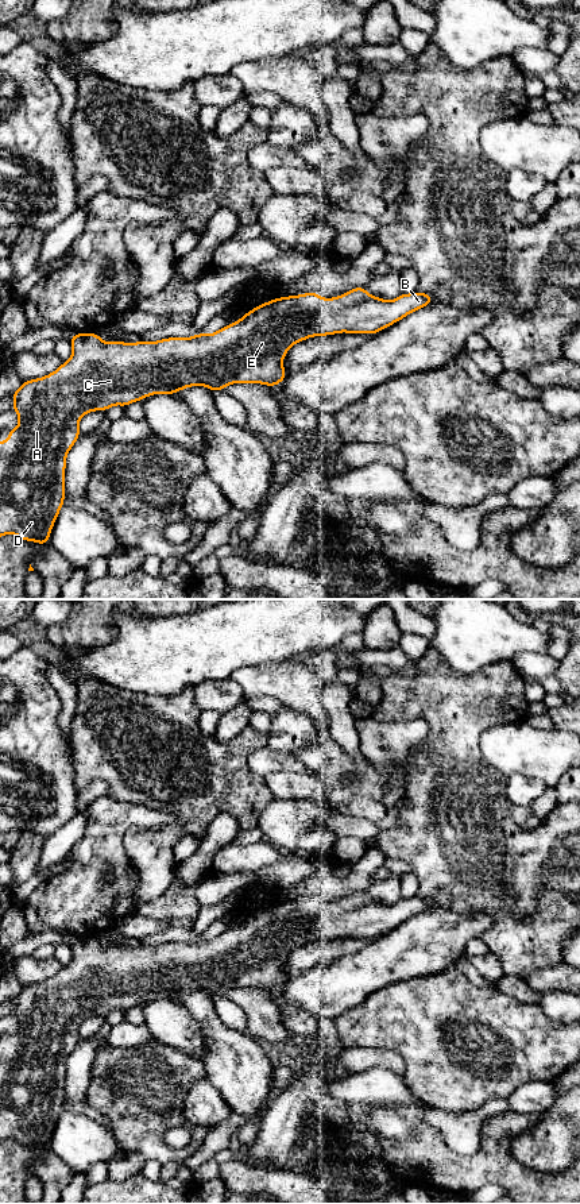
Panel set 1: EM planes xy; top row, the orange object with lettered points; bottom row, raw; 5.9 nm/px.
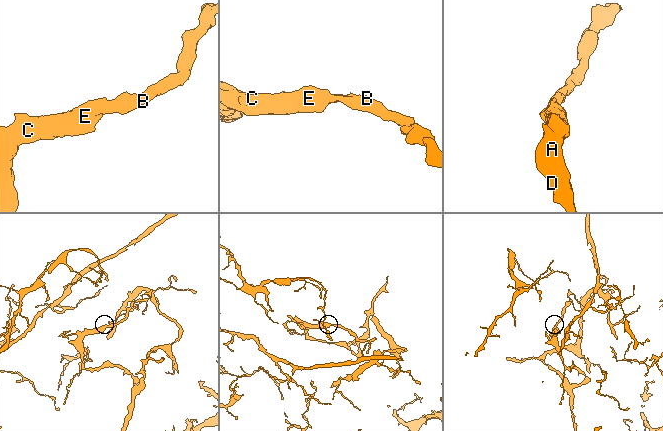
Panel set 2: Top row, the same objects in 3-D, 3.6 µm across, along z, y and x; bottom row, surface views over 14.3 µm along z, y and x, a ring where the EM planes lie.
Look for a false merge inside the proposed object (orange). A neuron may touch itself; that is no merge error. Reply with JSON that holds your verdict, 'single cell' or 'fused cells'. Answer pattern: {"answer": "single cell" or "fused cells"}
{"answer": "single cell"}

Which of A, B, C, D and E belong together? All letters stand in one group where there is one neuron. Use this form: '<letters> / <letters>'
A B C D E

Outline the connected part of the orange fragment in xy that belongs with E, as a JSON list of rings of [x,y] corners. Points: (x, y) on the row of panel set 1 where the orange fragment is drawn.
[[[357,286],[329,300],[316,292],[274,298],[210,335],[105,343],[98,332],[71,333],[71,356],[51,374],[23,381],[9,395],[19,424],[8,431],[7,441],[0,441],[0,537],[12,533],[24,541],[50,545],[50,533],[66,498],[66,456],[81,436],[78,422],[86,413],[107,412],[112,405],[127,408],[154,394],[174,395],[196,385],[213,393],[233,383],[274,387],[289,374],[282,362],[295,343],[340,332],[375,335],[430,304],[433,296],[418,290],[388,301]]]

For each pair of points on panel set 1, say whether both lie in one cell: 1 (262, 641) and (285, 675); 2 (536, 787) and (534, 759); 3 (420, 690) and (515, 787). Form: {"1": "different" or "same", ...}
{"1": "different", "2": "different", "3": "different"}

